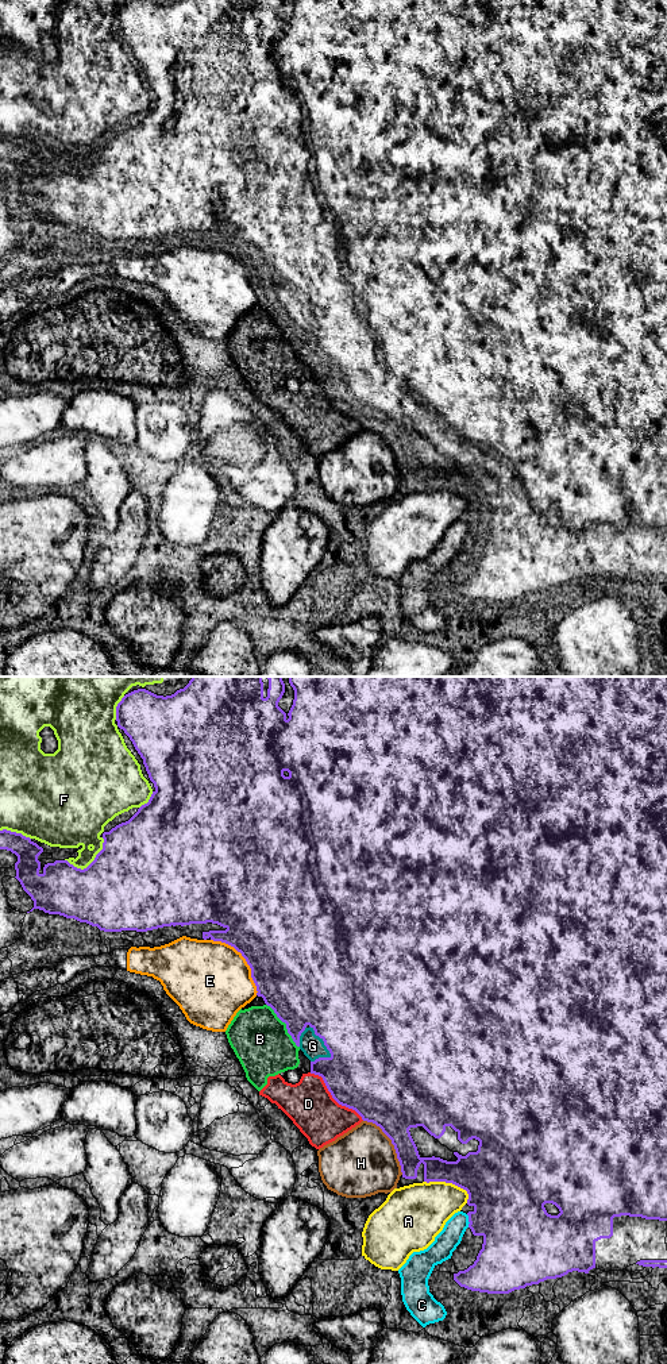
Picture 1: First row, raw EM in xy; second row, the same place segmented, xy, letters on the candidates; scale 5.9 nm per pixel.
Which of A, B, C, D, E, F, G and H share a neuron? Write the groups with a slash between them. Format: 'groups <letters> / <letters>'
groups A / B D G / C / E / F / H

